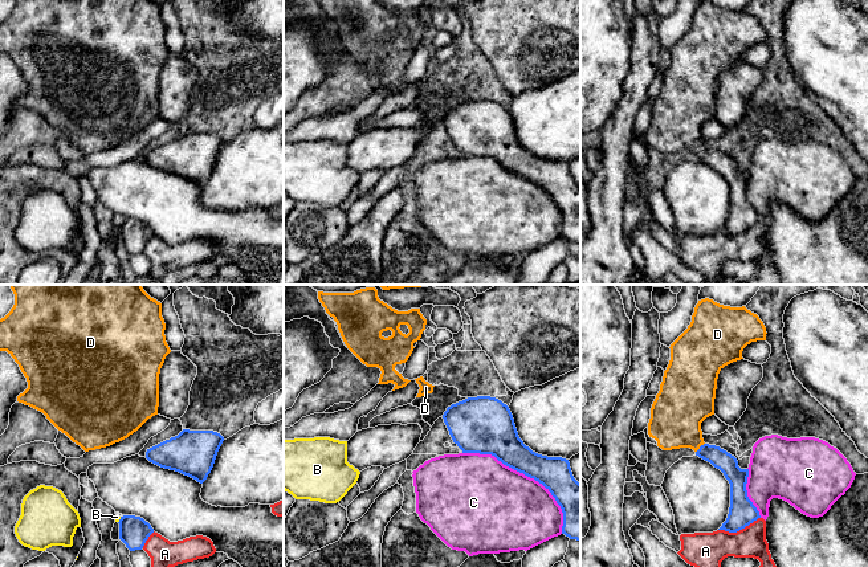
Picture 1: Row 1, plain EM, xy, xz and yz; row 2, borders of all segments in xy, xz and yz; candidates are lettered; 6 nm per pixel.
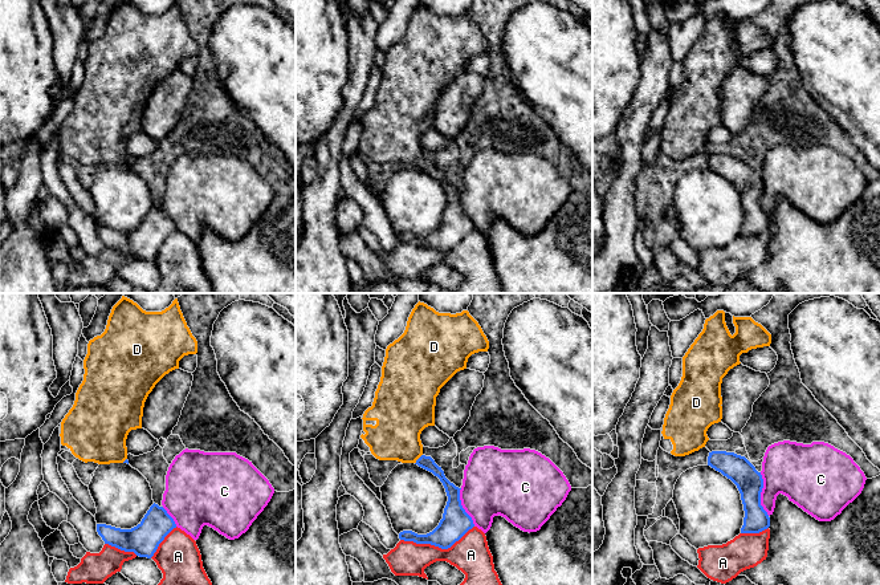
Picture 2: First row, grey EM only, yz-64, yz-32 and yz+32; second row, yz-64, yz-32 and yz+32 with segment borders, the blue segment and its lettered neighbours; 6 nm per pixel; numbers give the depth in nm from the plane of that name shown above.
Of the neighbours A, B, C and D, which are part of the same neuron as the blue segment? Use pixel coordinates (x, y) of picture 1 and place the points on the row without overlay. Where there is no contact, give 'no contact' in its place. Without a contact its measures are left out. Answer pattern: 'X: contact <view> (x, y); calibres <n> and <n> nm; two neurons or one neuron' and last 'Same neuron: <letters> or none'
A: contact yz (738, 233); calibres 160 and 220 nm; two neurons
B: contact xy (119, 223); calibres 180 and 30 nm; two neurons
C: contact xz (526, 178); calibres 200 and 480 nm; two neurons
D: contact yz (700, 151); calibres 120 and 320 nm; one neuron
Same neuron: D

